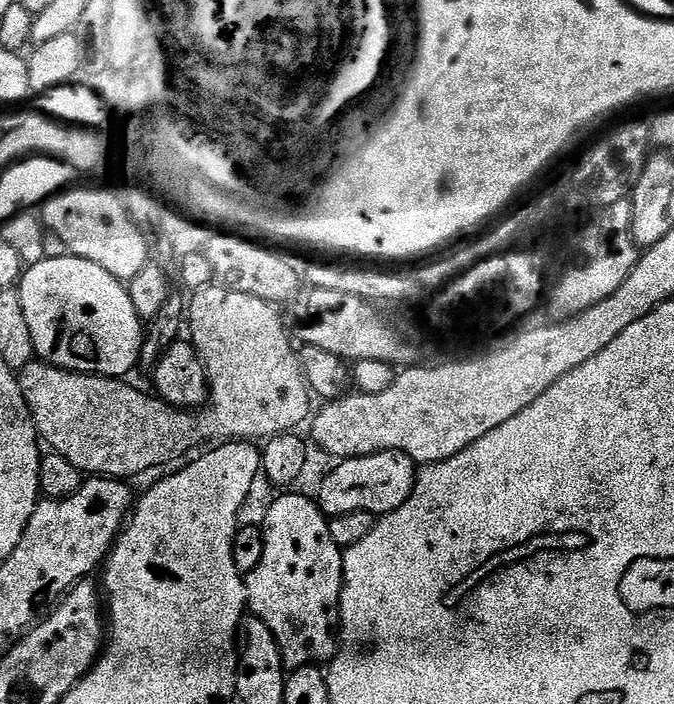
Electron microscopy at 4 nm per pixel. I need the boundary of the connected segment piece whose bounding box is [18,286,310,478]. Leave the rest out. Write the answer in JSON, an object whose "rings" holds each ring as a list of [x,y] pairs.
{"rings":[[[223,286],[198,288],[191,296],[192,301],[186,304],[186,328],[192,331],[190,343],[208,377],[207,401],[195,414],[174,408],[155,395],[147,396],[124,384],[128,382],[120,378],[67,372],[64,368],[55,368],[43,362],[33,362],[19,369],[20,389],[26,398],[26,406],[36,425],[39,439],[45,445],[48,443],[55,455],[78,466],[81,474],[92,478],[140,476],[151,468],[160,468],[170,463],[179,452],[188,452],[203,440],[260,442],[280,432],[299,429],[299,424],[309,419],[310,389],[304,380],[304,373],[300,371],[300,358],[285,331],[281,313],[262,298],[229,292]]]}

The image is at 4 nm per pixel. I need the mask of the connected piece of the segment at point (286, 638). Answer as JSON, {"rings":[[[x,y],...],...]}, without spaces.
{"rings":[[[296,490],[280,494],[264,516],[262,531],[262,562],[247,573],[244,588],[248,592],[247,611],[266,622],[266,630],[274,634],[285,669],[295,670],[320,666],[331,661],[338,647],[340,626],[340,595],[344,585],[344,553],[330,538],[329,517],[320,509],[319,503],[308,496],[299,496]]]}

